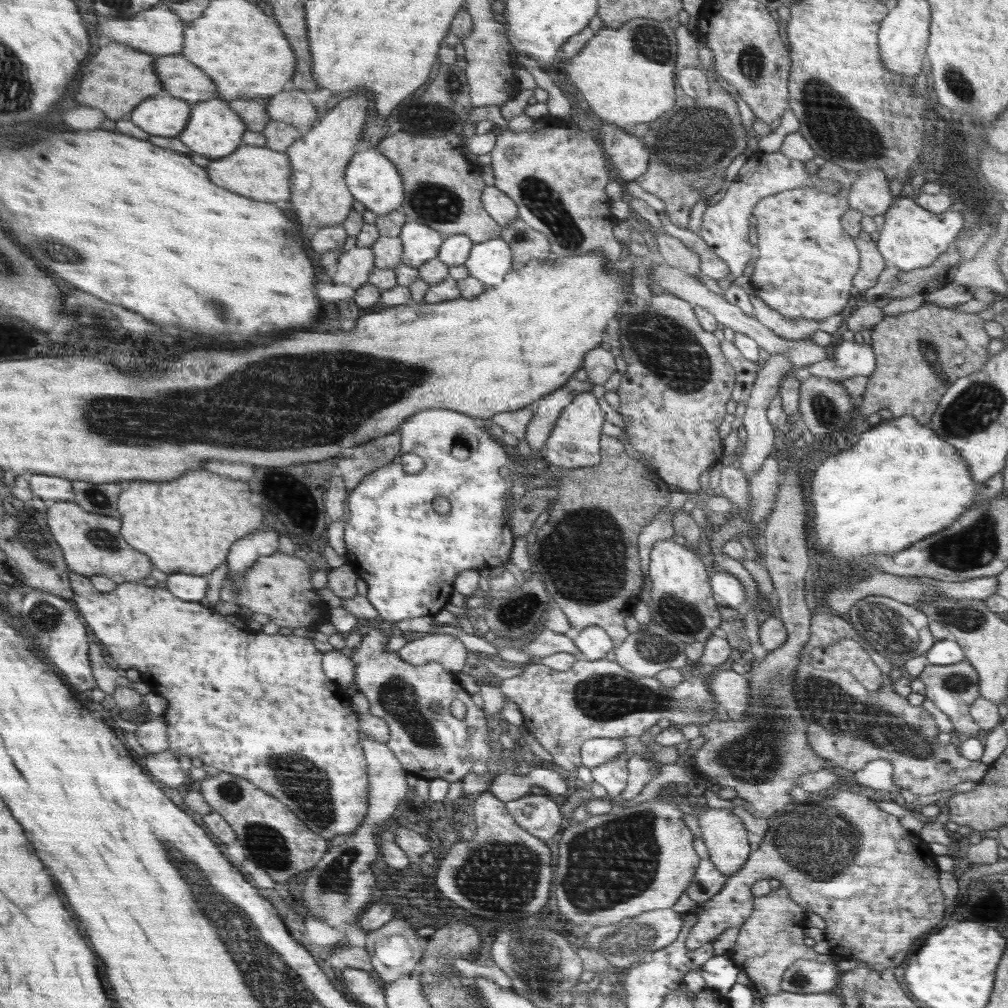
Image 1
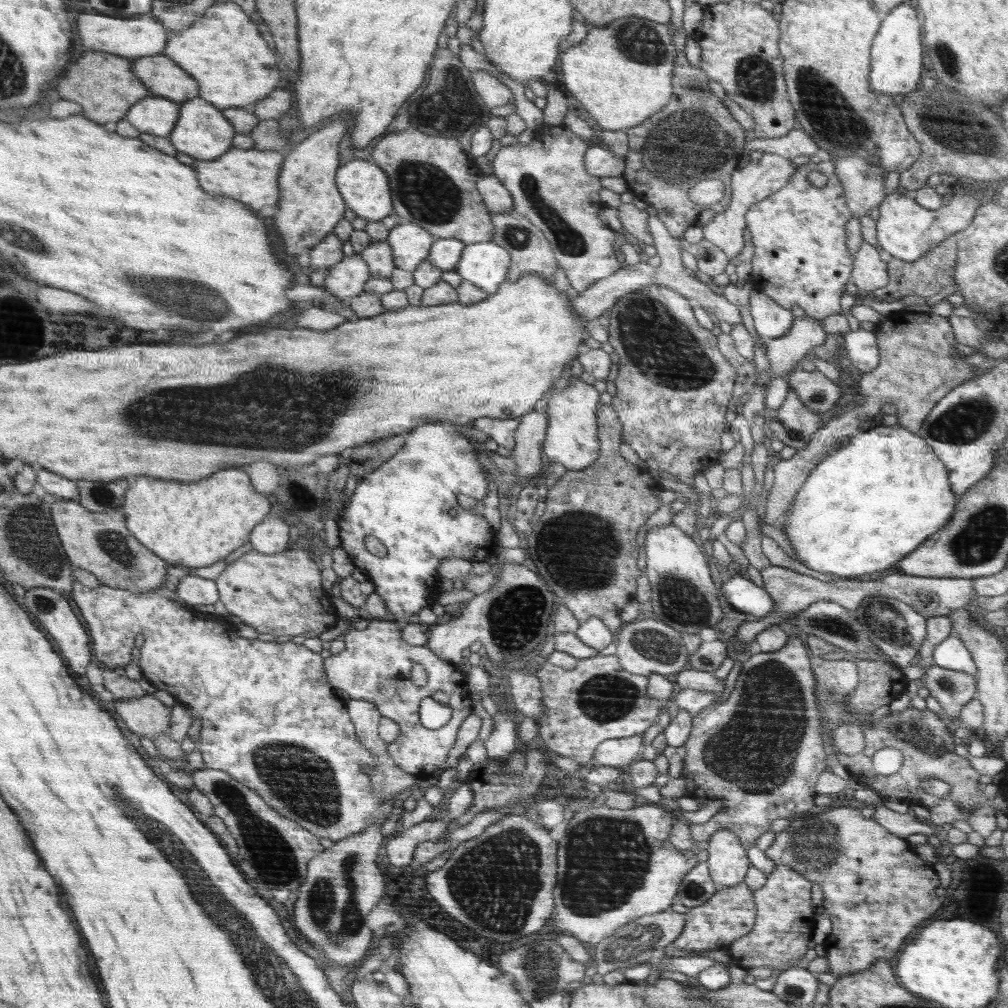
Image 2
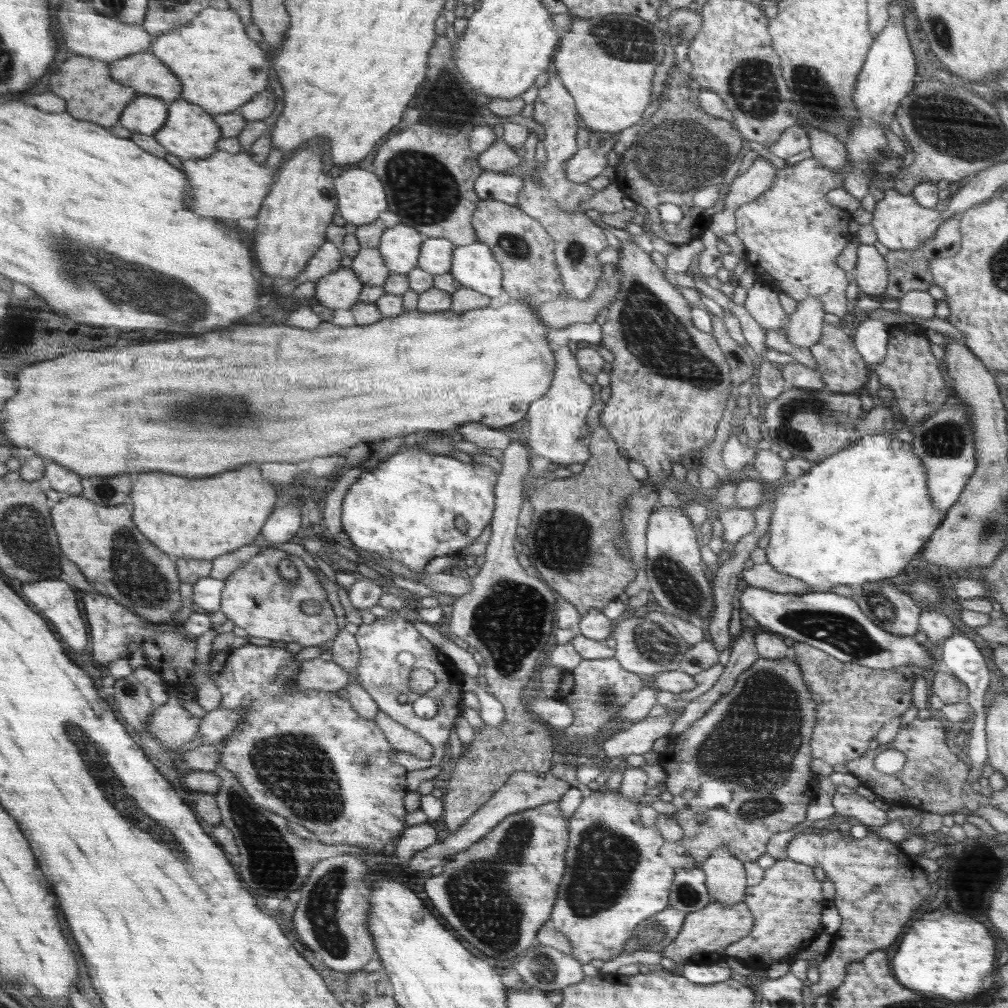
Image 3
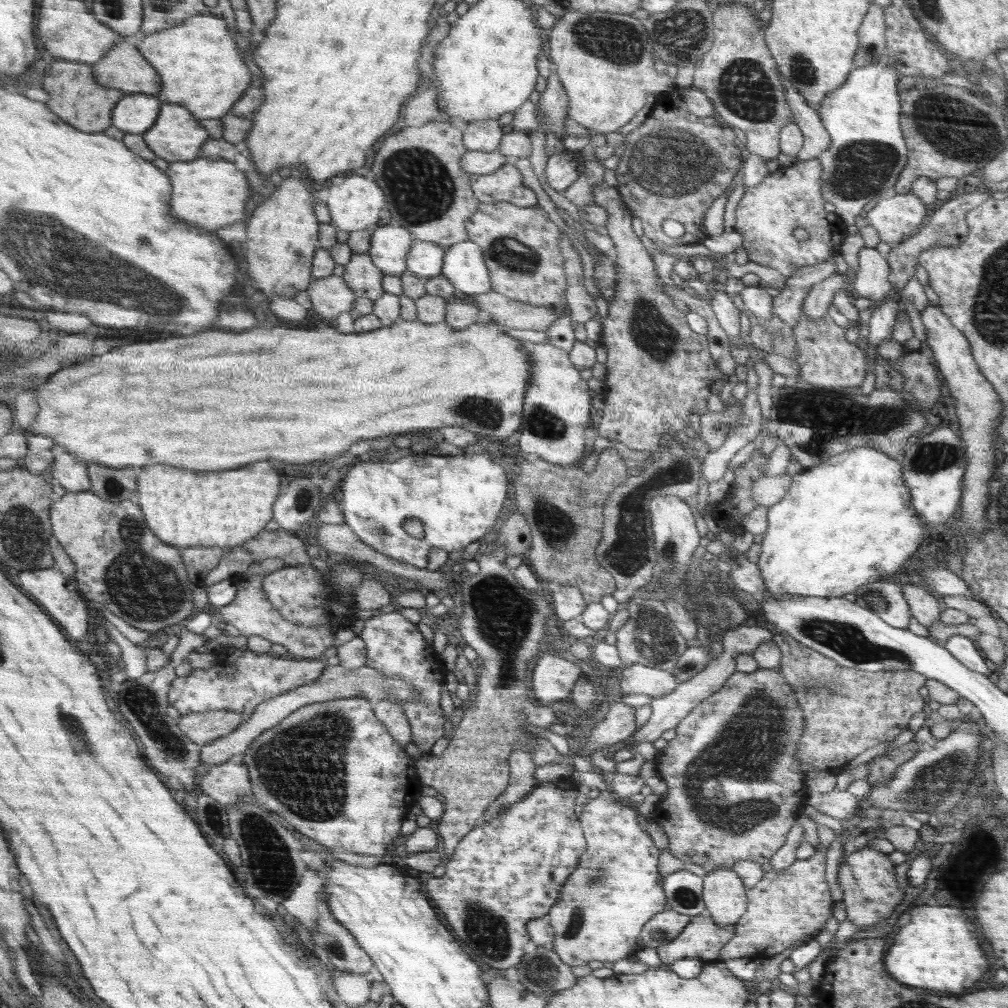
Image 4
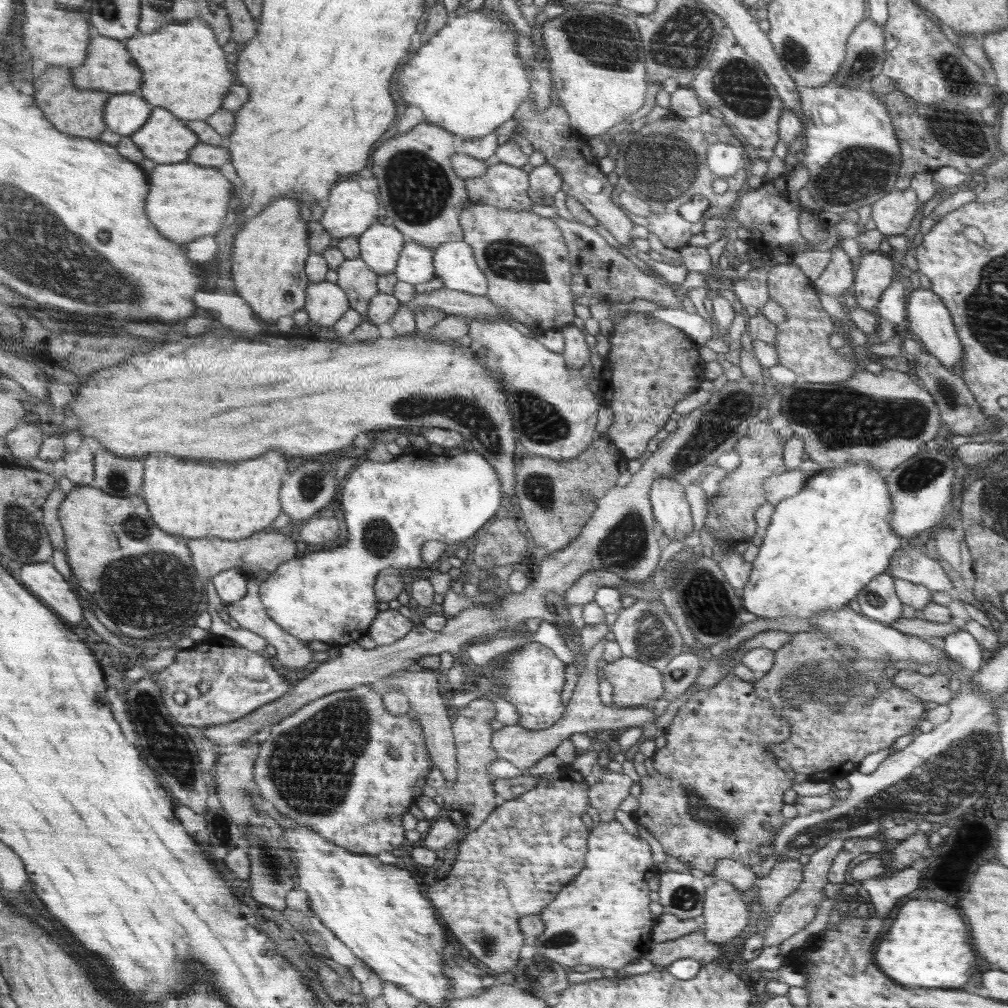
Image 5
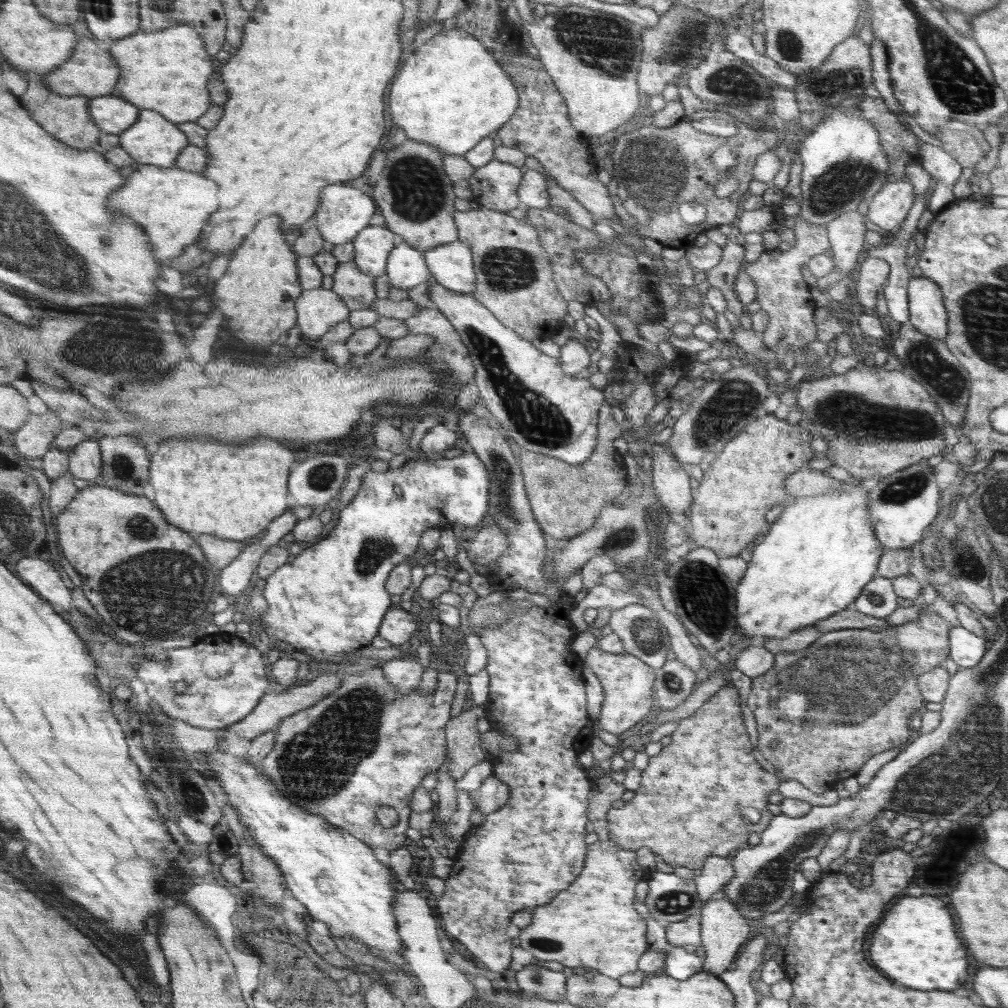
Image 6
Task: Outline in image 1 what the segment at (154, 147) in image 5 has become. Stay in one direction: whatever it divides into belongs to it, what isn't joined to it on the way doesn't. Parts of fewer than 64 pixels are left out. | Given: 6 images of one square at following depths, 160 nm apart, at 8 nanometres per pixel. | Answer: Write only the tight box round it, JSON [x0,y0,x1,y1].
[178,98,247,160]

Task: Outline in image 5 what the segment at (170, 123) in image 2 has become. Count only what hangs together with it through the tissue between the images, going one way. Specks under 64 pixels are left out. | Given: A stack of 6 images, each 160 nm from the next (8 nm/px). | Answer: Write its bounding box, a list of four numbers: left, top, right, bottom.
[105,90,153,137]

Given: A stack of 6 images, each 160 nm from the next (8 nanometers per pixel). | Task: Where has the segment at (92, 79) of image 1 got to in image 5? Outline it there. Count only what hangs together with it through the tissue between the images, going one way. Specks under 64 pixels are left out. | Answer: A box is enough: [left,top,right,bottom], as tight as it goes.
[33,65,112,141]

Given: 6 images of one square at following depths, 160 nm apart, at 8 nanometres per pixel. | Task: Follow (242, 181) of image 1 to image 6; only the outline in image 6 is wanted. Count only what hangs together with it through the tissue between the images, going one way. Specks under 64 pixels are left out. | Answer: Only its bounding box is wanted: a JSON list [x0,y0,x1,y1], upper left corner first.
[108,165,218,262]

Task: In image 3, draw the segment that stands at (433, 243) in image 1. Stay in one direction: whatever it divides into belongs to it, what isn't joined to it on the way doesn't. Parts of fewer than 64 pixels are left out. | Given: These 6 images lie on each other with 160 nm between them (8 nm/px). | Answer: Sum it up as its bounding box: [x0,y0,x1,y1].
[378,223,428,274]

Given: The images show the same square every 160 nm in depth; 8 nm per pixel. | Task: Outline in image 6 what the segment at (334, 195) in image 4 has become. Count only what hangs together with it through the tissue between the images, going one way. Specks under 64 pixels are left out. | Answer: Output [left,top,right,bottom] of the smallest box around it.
[315,184,376,245]

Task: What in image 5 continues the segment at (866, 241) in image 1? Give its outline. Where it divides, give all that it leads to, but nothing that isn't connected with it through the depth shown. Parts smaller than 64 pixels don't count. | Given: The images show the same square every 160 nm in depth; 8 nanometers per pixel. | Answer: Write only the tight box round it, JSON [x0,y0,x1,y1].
[851,251,894,312]

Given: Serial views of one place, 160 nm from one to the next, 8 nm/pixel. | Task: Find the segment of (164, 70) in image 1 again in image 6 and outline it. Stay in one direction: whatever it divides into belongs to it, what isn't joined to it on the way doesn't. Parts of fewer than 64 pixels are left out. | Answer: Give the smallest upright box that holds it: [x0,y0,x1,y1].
[42,38,120,98]

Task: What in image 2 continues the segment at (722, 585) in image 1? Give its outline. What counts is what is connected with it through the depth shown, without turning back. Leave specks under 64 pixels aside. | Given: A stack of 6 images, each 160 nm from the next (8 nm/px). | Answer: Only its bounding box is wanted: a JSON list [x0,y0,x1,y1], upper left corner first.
[723,573,775,619]

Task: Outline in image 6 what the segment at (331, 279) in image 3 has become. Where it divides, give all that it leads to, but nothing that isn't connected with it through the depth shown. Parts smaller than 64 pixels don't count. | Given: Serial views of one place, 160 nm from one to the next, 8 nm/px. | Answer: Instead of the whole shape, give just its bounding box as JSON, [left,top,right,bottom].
[296,287,351,343]

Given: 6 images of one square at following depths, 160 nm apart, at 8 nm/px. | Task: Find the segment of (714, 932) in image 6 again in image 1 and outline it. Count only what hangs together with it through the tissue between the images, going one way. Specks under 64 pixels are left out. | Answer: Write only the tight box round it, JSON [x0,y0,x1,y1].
[698,807,750,875]

